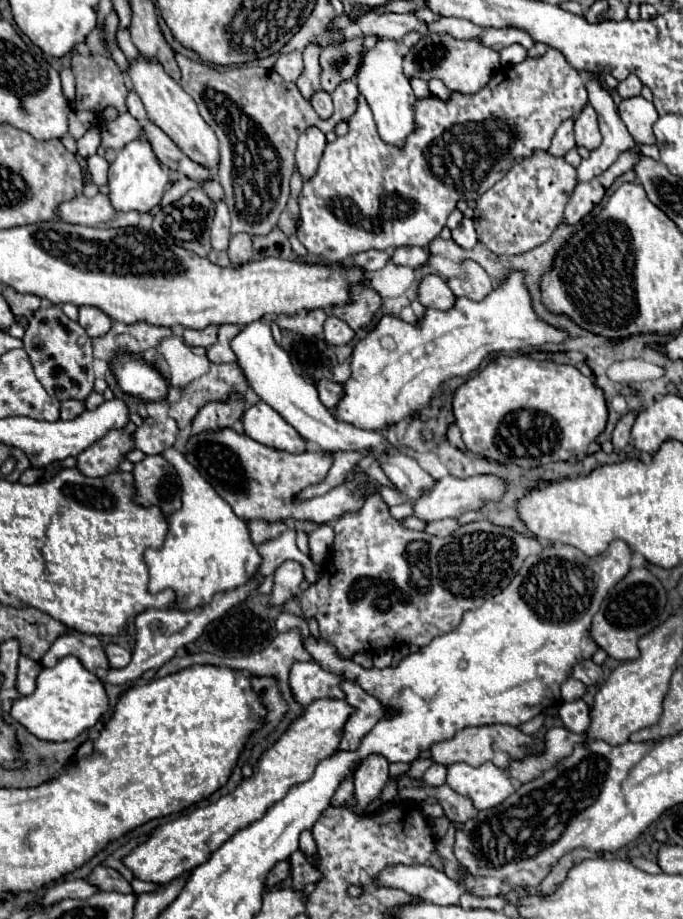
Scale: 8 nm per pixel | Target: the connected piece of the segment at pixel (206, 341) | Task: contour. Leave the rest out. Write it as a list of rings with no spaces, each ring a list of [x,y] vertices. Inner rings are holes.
[[[206,326],[202,330],[192,330],[192,328],[184,328],[182,338],[188,346],[212,346],[216,342],[216,334],[218,334],[218,326]]]

